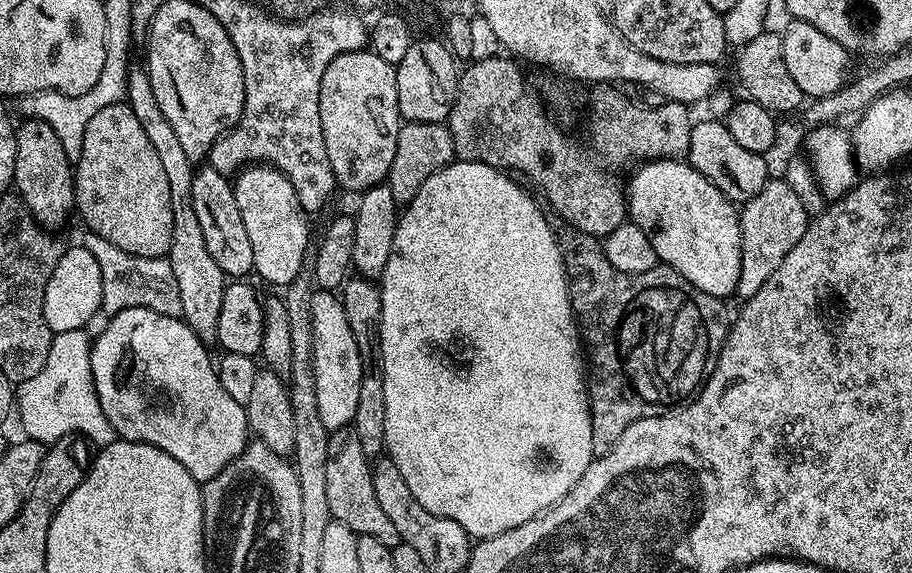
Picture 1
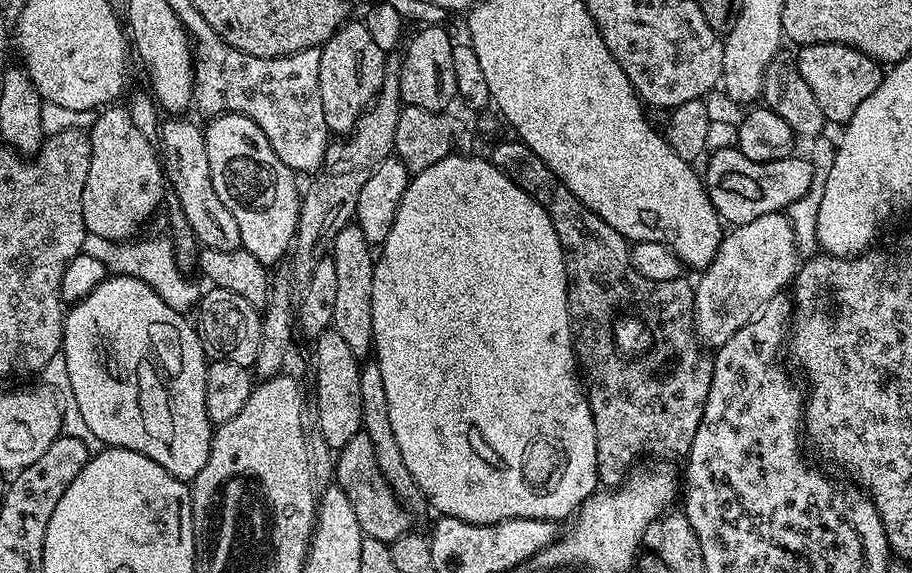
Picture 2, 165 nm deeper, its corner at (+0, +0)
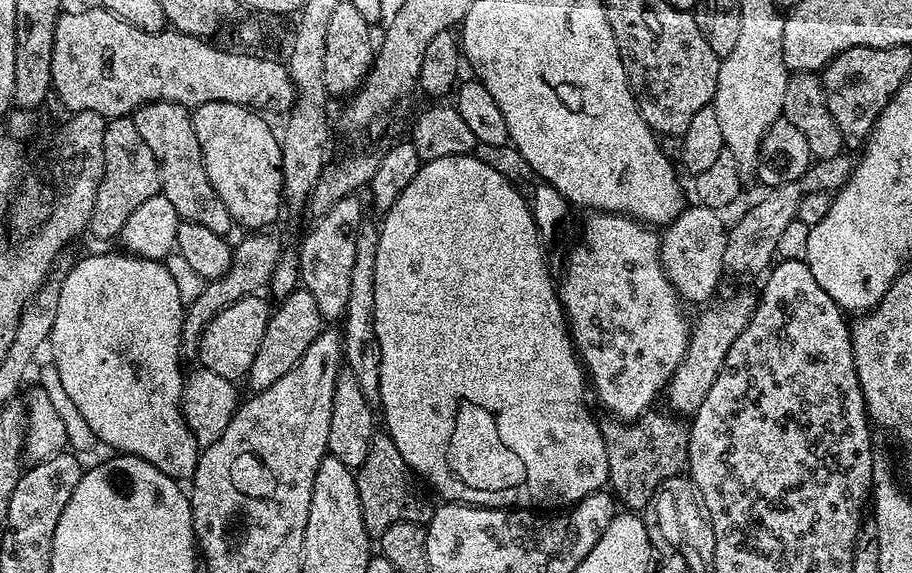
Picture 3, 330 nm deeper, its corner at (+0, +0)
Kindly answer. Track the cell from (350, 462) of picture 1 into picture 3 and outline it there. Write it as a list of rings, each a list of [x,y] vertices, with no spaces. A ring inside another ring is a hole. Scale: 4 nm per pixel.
[[[380,430],[373,435],[366,458],[360,468],[355,469],[354,477],[364,528],[369,534],[379,534],[385,532],[391,524],[403,524],[417,519],[416,511],[420,508],[420,496],[416,493],[417,481],[402,454],[398,454],[398,446],[394,446],[387,431]]]

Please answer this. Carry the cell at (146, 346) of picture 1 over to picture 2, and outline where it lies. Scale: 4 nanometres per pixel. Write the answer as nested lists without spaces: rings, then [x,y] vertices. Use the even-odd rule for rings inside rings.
[[[109,275],[84,298],[67,309],[62,354],[66,358],[66,370],[70,373],[70,390],[74,402],[78,402],[78,410],[82,410],[86,426],[90,426],[90,430],[98,434],[98,438],[102,438],[104,445],[146,454],[146,458],[158,462],[158,466],[162,466],[162,470],[166,470],[174,478],[191,482],[200,473],[202,466],[206,466],[206,458],[210,458],[214,425],[212,419],[208,417],[206,408],[206,374],[210,361],[204,354],[200,333],[187,319],[189,317],[185,313],[172,310],[146,282],[136,277]]]

